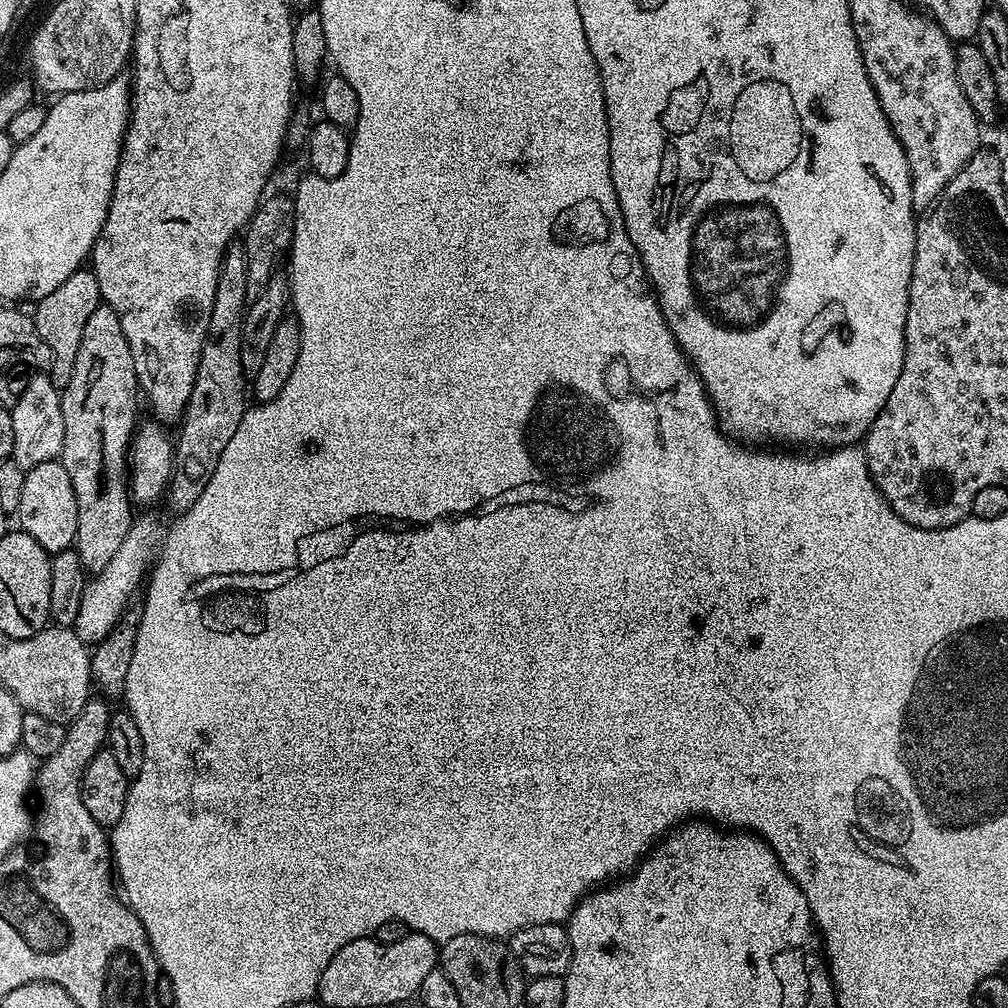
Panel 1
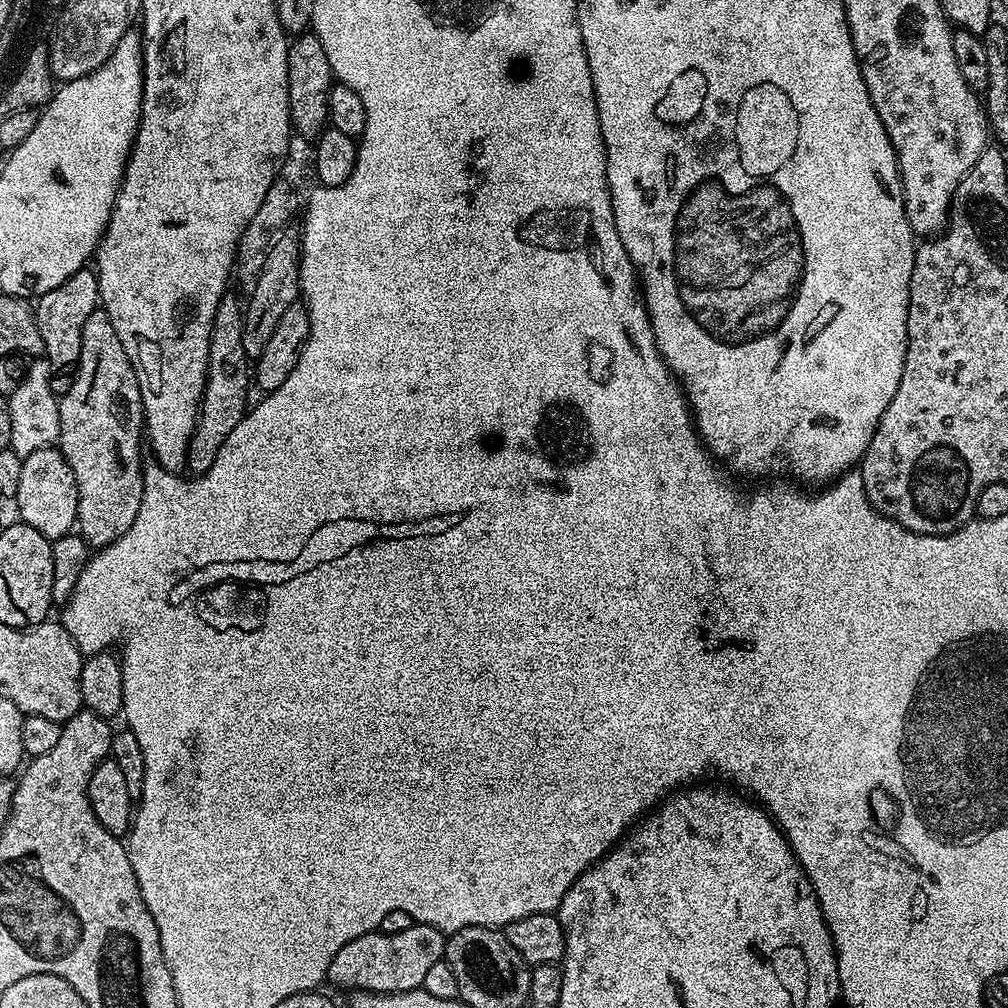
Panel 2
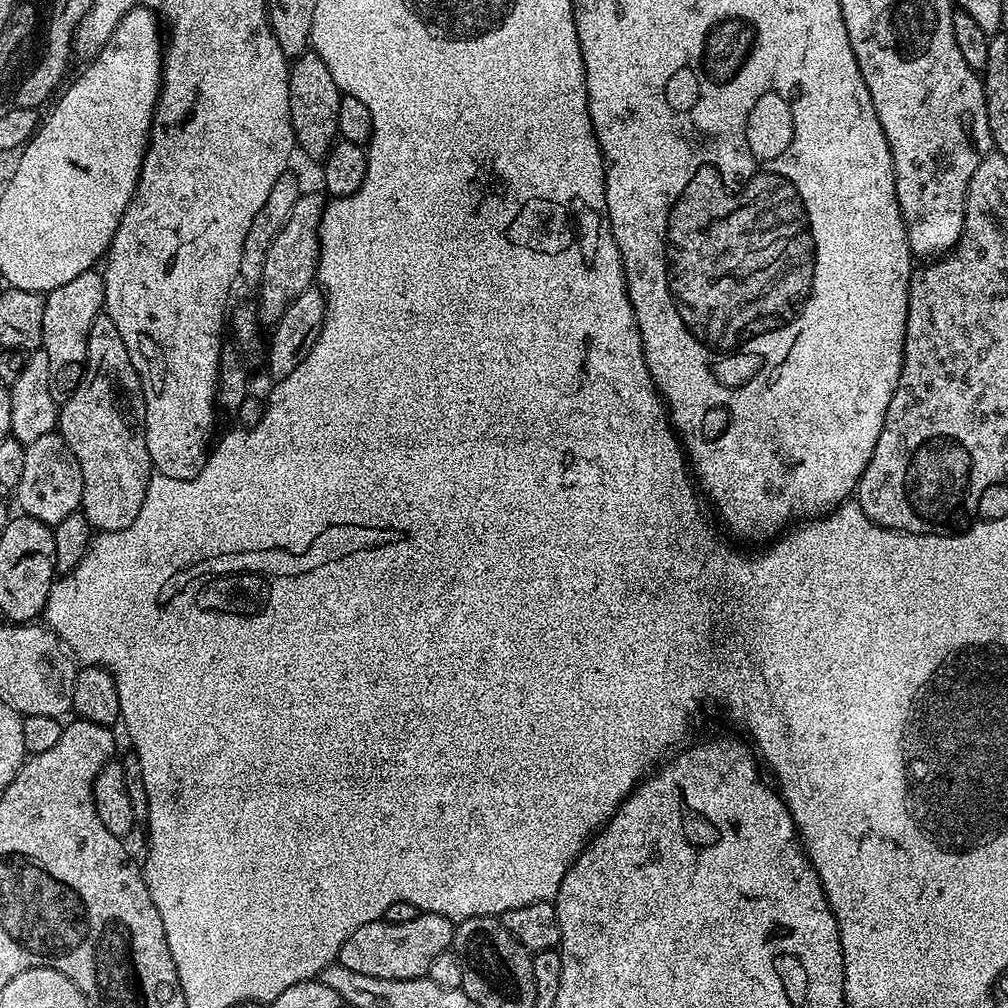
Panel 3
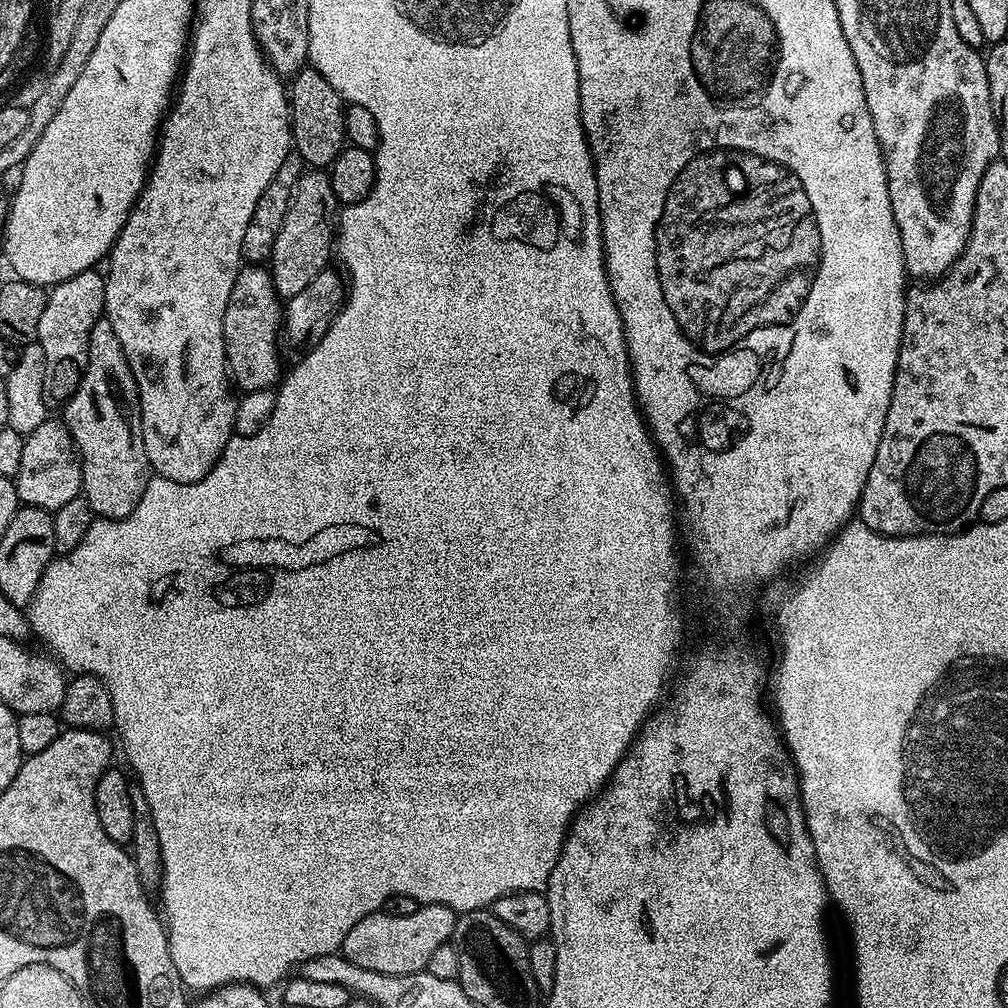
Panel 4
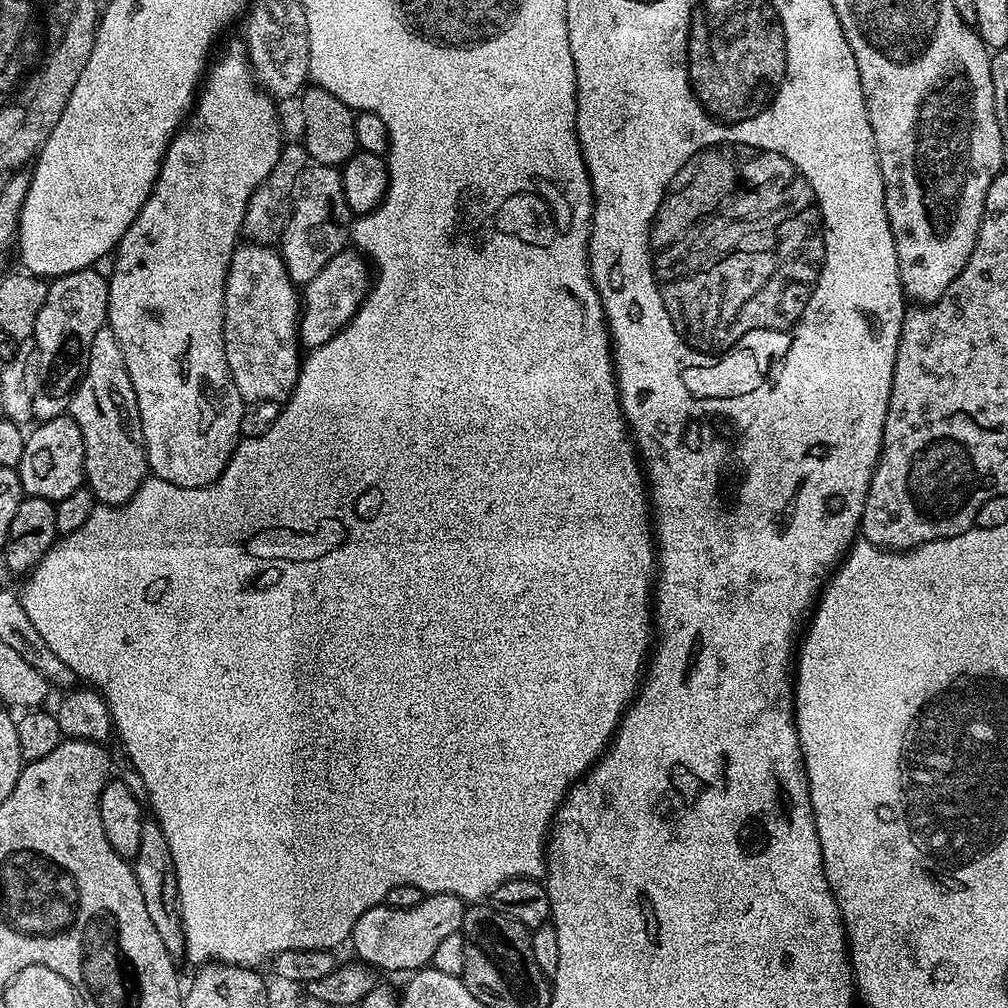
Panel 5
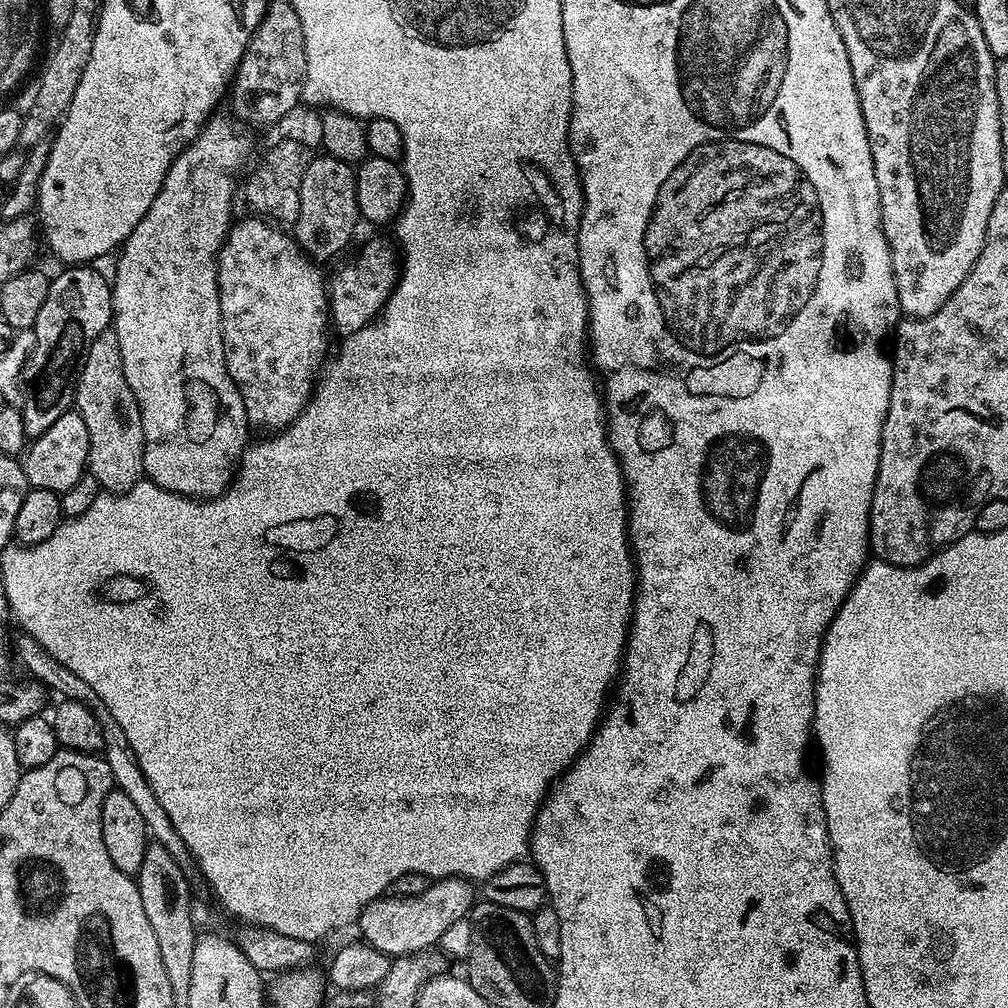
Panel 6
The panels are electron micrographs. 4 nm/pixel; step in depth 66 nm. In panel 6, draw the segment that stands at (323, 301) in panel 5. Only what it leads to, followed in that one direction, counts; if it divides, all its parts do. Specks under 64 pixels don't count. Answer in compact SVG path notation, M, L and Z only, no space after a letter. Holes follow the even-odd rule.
M391 239L388 240L366 241L357 250L353 260L346 261L332 277L327 277L328 318L331 327L336 327L340 334L364 328L383 308L385 300L396 287L396 281L400 279L401 259L397 245Z

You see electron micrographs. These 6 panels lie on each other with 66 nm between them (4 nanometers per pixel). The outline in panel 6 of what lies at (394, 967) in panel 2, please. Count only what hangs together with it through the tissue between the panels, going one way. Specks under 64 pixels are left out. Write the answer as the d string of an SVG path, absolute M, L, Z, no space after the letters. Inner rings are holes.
M448 876L444 880L433 880L422 894L410 898L398 898L385 894L379 900L370 902L360 911L358 929L363 943L389 958L412 956L415 952L427 952L439 945L442 934L452 923L465 919L472 911L473 885L459 876Z

